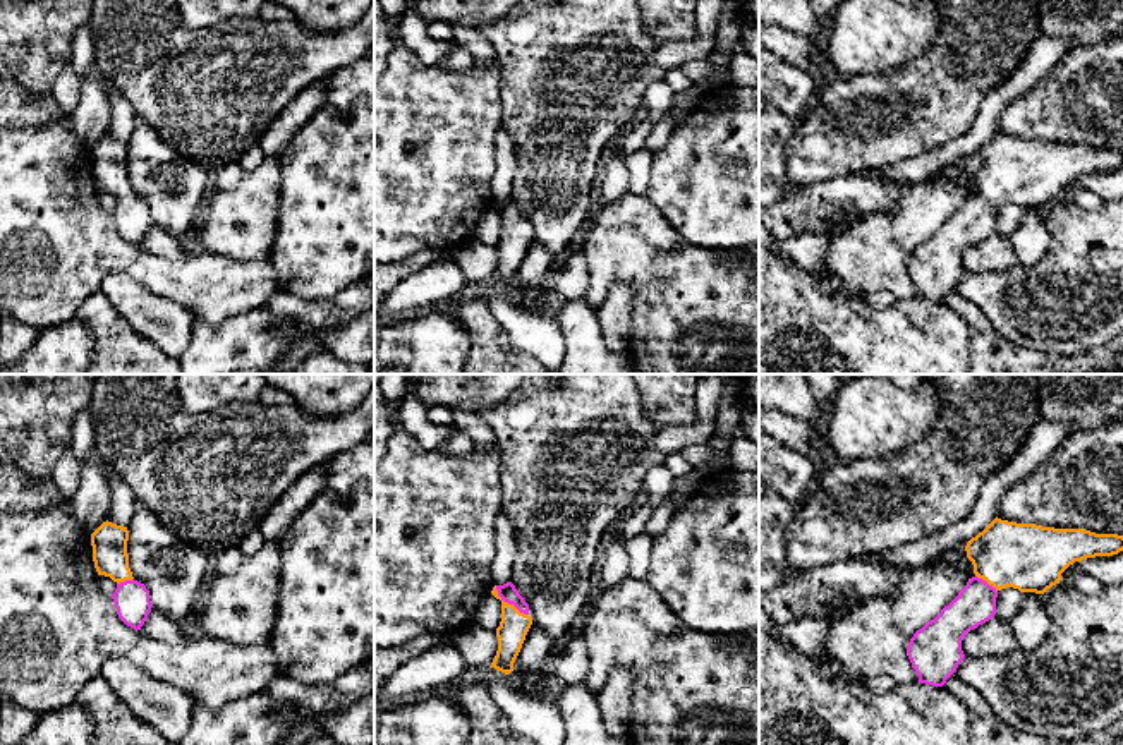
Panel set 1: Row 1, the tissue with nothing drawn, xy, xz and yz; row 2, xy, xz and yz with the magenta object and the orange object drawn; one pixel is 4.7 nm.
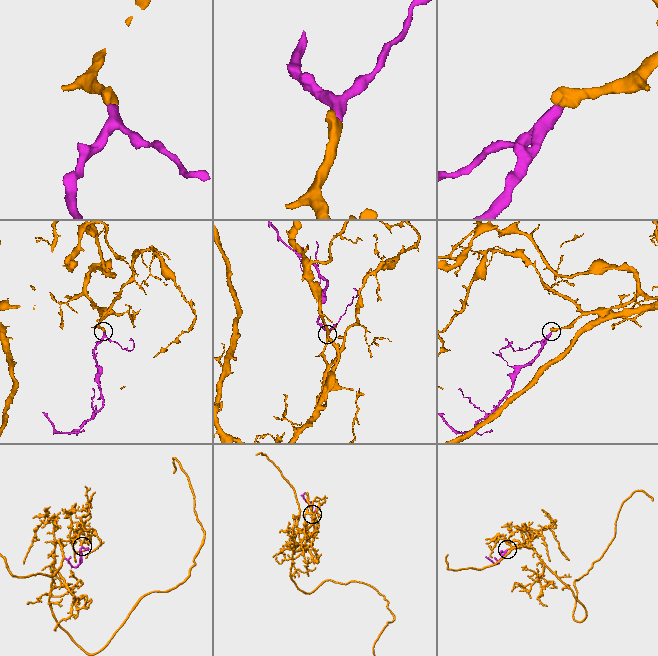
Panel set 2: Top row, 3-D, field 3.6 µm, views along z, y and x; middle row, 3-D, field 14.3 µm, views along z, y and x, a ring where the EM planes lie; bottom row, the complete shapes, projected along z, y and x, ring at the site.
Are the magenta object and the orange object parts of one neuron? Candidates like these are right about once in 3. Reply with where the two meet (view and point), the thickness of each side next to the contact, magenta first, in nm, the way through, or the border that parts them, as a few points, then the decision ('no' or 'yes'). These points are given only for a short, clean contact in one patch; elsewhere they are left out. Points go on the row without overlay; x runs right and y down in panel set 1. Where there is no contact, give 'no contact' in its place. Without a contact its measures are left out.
contact xz (509, 218); calibres 80 and 140 nm; way xz (507, 206), (509, 218), (514, 241); yes

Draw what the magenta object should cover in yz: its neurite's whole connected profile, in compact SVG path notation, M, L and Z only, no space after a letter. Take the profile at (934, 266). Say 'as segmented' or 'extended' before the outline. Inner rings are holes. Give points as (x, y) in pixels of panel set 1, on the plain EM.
extended | M996 132L967 158L965 167L975 191L908 257L907 271L919 299L946 299L965 273L963 252L996 230L1001 204L1044 209L1059 199L1061 189L1075 177L1123 167L1123 151L1017 139Z

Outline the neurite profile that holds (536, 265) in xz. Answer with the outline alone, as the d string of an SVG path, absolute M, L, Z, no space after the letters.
M532 235L522 264L513 278L513 292L519 300L532 299L544 290L553 270L553 259L543 244Z

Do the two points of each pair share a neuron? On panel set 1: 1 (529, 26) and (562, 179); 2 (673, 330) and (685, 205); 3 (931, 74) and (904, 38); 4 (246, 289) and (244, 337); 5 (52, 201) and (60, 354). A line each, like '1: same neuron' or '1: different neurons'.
1: same neuron
2: different neurons
3: different neurons
4: different neurons
5: different neurons

